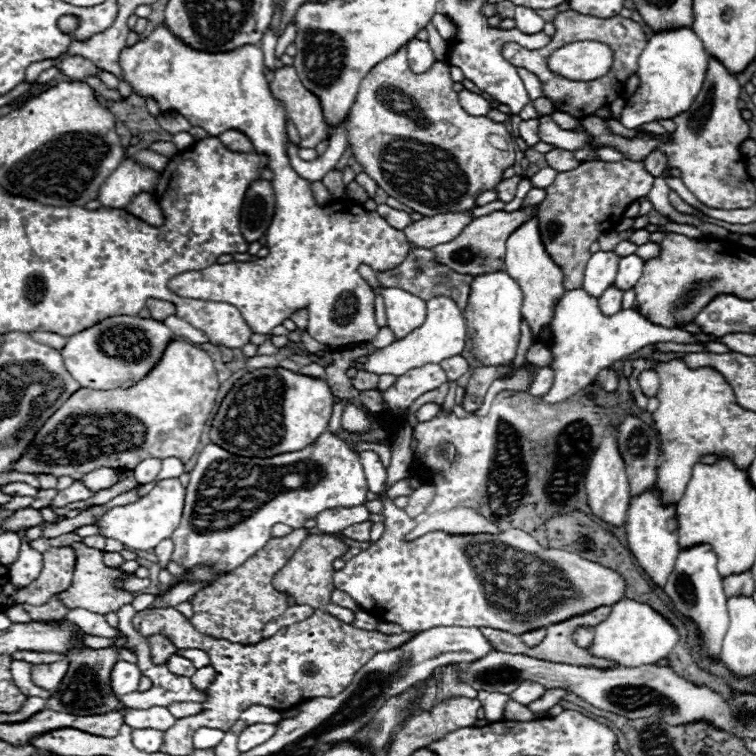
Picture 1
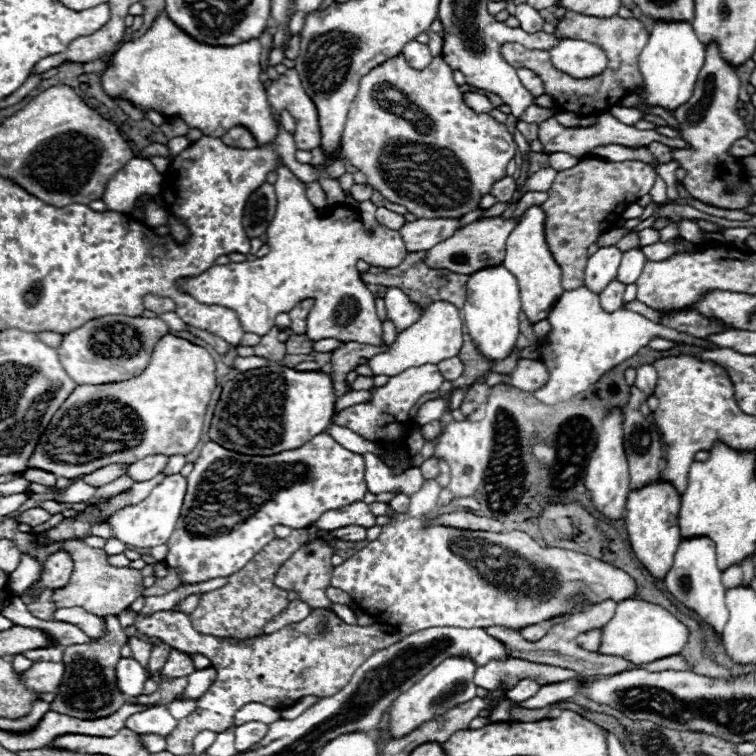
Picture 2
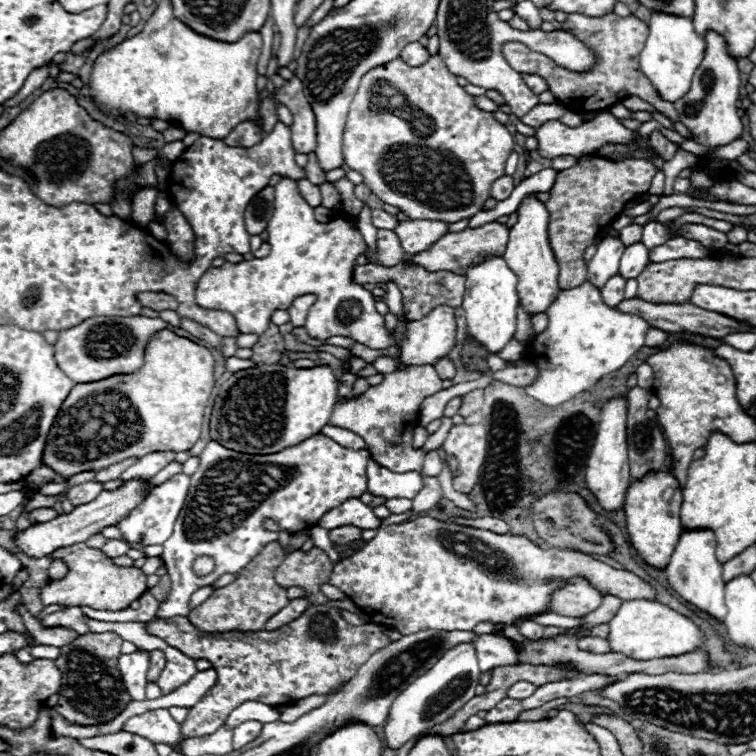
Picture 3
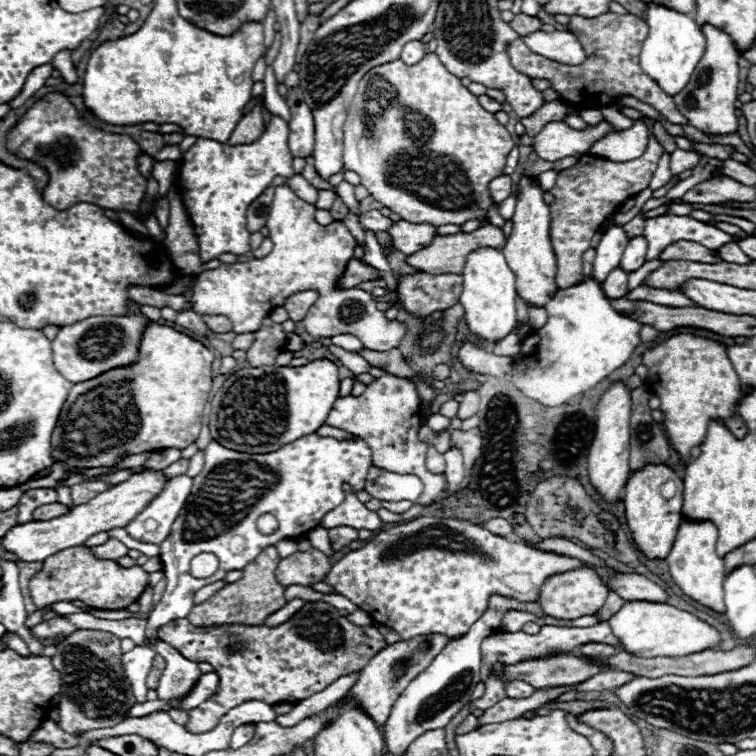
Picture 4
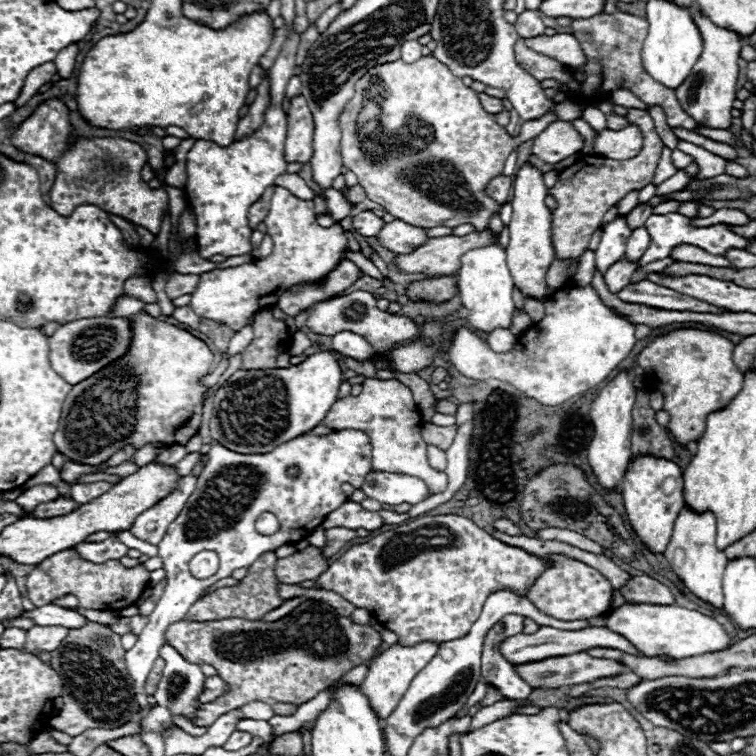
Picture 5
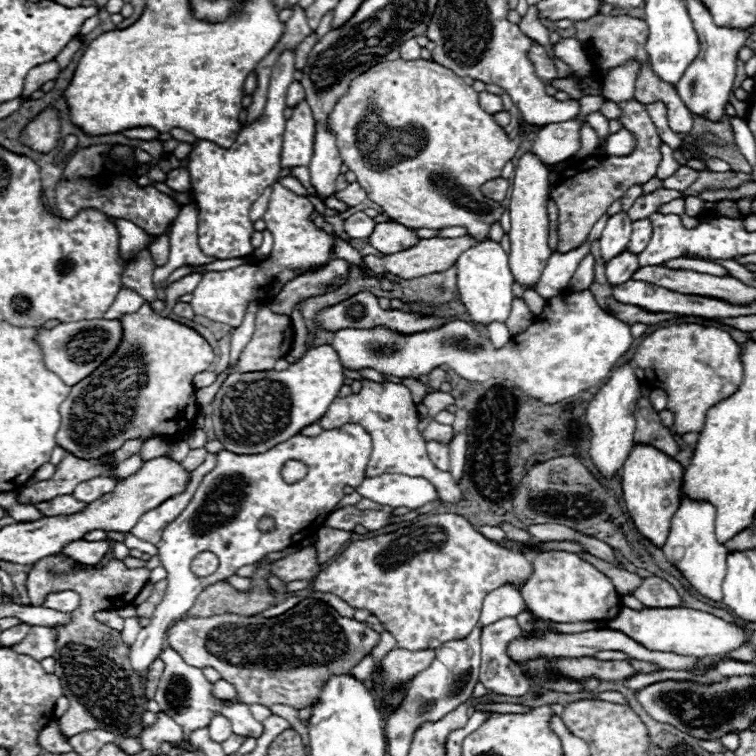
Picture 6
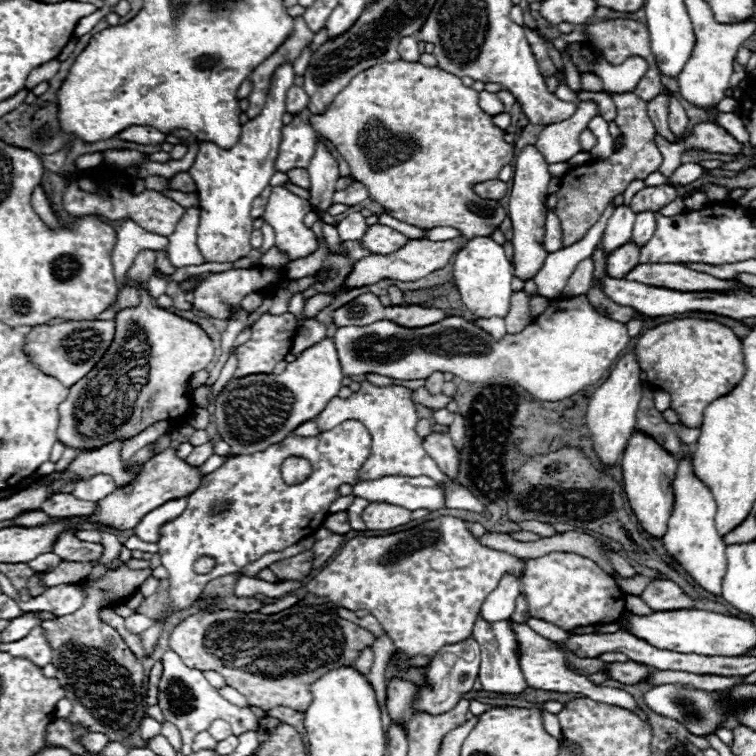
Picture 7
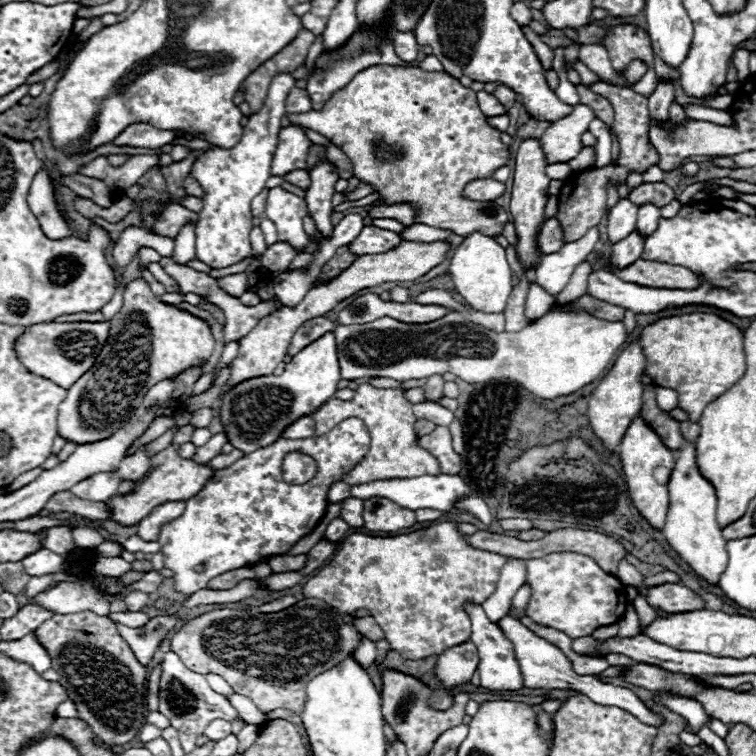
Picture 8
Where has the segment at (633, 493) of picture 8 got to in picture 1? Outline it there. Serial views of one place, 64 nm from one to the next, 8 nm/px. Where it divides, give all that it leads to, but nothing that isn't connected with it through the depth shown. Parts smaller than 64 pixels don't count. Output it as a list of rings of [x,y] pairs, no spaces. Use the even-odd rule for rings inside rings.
[[[646,490],[640,496],[632,496],[628,506],[628,520],[626,520],[626,540],[632,556],[644,568],[654,584],[664,588],[670,572],[674,570],[674,562],[678,556],[678,520],[676,520],[676,506],[668,504],[662,506],[662,494],[658,490]]]

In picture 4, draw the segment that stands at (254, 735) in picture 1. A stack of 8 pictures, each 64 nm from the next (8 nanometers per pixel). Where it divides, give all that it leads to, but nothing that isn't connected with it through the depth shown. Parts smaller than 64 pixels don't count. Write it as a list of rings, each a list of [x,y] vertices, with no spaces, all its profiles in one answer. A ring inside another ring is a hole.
[[[238,726],[230,738],[230,748],[236,750],[238,746],[244,746],[246,742],[250,742],[254,736],[254,728],[252,726]]]

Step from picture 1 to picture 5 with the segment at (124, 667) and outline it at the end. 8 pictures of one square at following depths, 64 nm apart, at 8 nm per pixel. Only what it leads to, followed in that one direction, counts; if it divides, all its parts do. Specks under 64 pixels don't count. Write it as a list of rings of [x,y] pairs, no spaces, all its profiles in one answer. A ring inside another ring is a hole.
[[[338,430],[326,436],[302,434],[268,454],[238,454],[214,444],[208,452],[208,466],[198,476],[198,486],[184,506],[182,514],[168,526],[166,536],[158,544],[158,556],[166,570],[166,588],[156,604],[154,612],[148,616],[148,624],[138,634],[134,648],[126,652],[126,666],[134,680],[136,702],[148,713],[151,707],[147,695],[142,692],[148,672],[152,670],[158,650],[166,644],[166,626],[184,620],[190,606],[200,598],[200,594],[216,584],[218,580],[230,576],[236,568],[254,564],[264,552],[274,552],[284,544],[296,544],[308,538],[344,500],[342,484],[348,482],[360,488],[366,474],[370,472],[370,438],[362,430]],[[290,464],[300,466],[302,474],[298,478],[286,476]],[[262,512],[272,512],[278,518],[280,530],[272,536],[262,536],[256,532],[254,522]],[[202,550],[212,550],[220,556],[220,568],[214,576],[198,580],[190,574],[188,564],[192,556]]]

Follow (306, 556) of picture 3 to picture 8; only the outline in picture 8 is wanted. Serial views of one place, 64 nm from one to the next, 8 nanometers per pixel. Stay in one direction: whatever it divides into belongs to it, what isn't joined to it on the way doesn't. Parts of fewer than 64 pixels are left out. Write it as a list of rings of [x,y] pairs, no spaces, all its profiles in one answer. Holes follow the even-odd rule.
[[[300,554],[300,556],[272,556],[268,560],[270,568],[274,572],[290,572],[290,570],[300,570],[306,562],[306,554]]]

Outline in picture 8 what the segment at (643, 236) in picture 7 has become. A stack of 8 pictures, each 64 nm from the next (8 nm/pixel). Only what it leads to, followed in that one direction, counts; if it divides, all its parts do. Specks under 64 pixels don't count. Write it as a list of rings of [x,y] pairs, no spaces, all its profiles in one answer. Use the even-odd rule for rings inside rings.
[[[646,204],[646,206],[640,206],[638,208],[638,222],[636,222],[636,228],[648,236],[654,232],[654,228],[658,226],[658,220],[660,220],[660,208],[654,206],[654,204]]]

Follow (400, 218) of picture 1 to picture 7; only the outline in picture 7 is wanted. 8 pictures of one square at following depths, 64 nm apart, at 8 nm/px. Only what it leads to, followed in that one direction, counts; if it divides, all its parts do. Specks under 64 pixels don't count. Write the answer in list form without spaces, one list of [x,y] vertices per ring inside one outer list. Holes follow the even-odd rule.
[[[354,212],[354,214],[346,216],[342,222],[338,222],[336,228],[338,228],[340,242],[346,242],[346,240],[360,240],[364,236],[368,224],[360,212]]]

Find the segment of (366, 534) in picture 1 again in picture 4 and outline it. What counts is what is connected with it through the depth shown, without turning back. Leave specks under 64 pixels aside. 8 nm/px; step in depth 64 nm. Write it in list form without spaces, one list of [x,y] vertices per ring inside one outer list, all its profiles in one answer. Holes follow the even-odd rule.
[[[338,526],[334,530],[328,530],[328,538],[330,538],[330,546],[334,552],[338,552],[340,548],[344,548],[346,544],[358,540],[358,530],[348,528],[348,526]]]

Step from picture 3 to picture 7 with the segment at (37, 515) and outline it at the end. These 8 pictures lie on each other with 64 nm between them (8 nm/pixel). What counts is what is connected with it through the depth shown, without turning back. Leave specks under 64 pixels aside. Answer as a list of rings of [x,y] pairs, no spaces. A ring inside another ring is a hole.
[[[54,494],[50,496],[42,508],[48,516],[90,516],[96,510],[94,502],[78,502],[72,494]]]

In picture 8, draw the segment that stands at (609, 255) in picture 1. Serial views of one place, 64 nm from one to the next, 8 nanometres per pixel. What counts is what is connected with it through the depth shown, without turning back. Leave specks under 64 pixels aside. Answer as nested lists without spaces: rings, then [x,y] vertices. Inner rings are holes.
[[[620,198],[614,208],[608,212],[608,238],[610,242],[618,242],[626,238],[636,228],[636,212],[638,206],[634,206],[628,198]]]

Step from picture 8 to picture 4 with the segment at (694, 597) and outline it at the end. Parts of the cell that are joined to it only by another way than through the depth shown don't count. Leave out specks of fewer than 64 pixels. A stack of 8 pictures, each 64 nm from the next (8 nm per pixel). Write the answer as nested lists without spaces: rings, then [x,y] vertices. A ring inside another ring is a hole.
[[[594,568],[600,578],[604,578],[604,582],[608,584],[608,588],[612,588],[620,598],[624,598],[626,602],[666,602],[666,590],[660,588],[658,584],[654,584],[652,580],[648,580],[642,574],[618,574],[616,578],[608,578],[606,570],[602,568]]]

